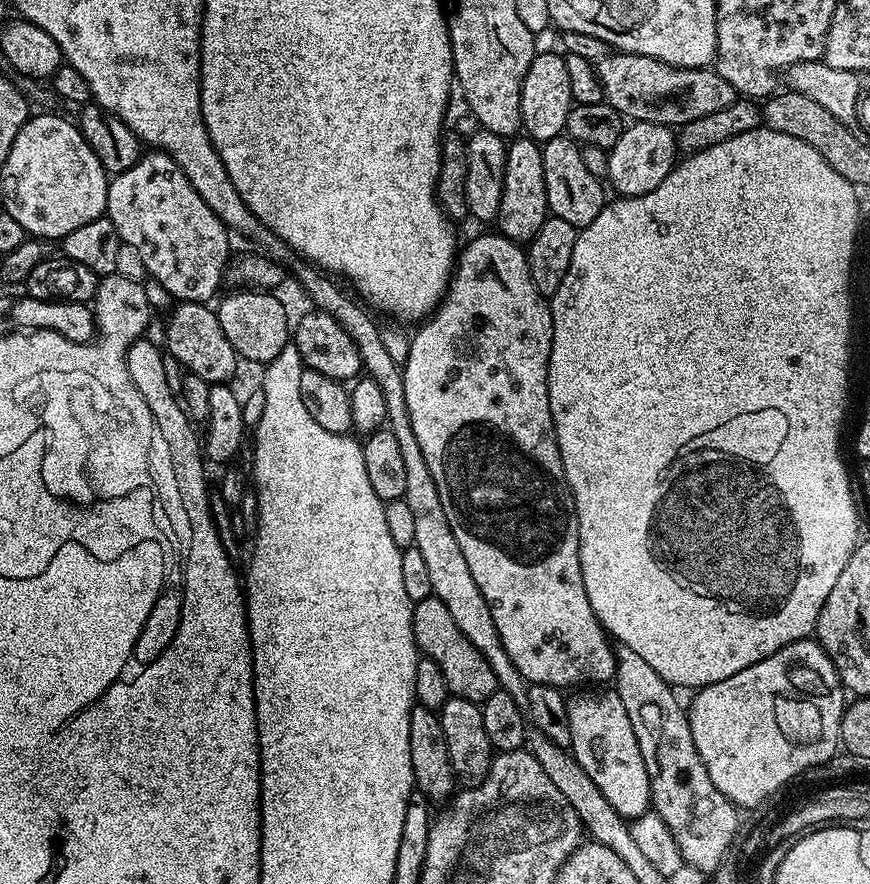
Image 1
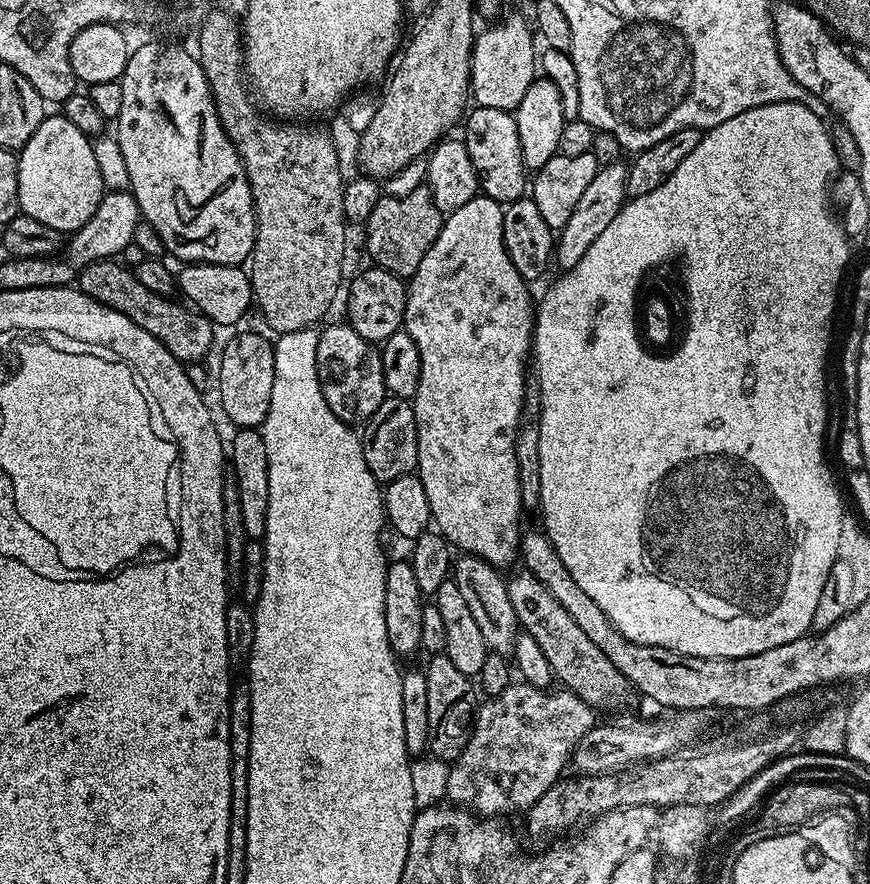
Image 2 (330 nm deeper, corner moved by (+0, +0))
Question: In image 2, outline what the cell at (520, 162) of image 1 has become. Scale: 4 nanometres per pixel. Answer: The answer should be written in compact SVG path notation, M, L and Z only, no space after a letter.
M476 106L467 113L463 128L464 145L474 162L476 174L480 177L480 192L497 200L502 206L521 199L526 192L526 169L522 158L522 142L518 142L515 115L511 111Z

